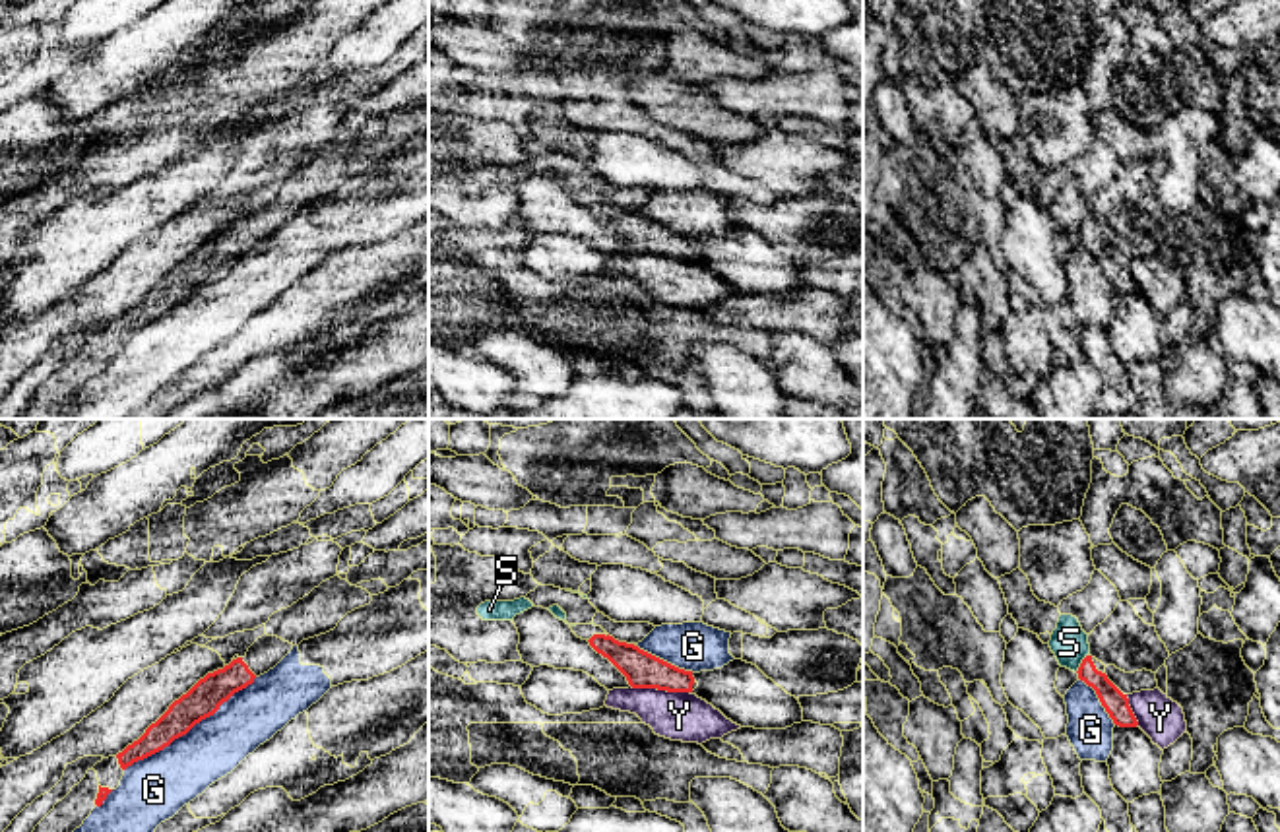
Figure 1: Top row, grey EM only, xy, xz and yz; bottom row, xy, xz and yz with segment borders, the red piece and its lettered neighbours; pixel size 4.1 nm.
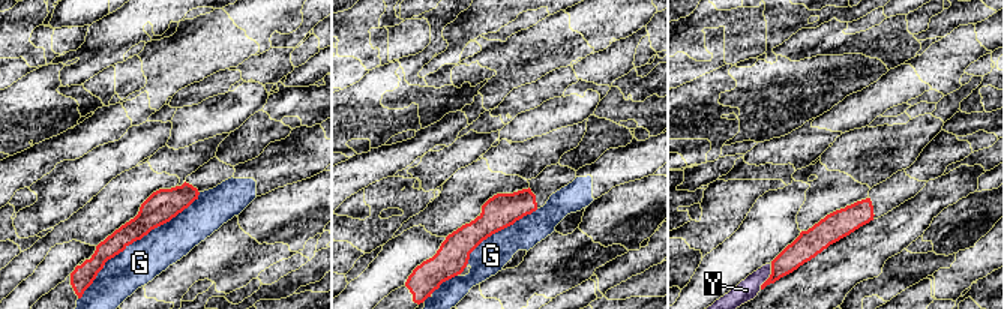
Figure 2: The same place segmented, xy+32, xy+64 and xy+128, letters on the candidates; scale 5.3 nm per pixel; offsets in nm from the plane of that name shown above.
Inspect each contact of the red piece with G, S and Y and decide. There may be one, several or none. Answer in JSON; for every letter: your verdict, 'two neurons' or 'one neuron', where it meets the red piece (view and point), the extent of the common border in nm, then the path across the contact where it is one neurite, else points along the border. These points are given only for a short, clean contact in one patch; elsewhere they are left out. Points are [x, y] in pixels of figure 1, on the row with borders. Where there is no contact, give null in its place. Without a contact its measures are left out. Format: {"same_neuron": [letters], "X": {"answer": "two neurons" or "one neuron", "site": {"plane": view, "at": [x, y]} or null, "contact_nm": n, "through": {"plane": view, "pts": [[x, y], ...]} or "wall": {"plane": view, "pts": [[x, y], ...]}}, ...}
{"same_neuron": [], "G": {"answer": "two neurons", "site": {"plane": "xy", "at": [191, 728]}, "contact_nm": 650}, "S": {"answer": "two neurons", "site": {"plane": "yz", "at": [1081, 664]}, "contact_nm": 90, "wall": {"plane": "yz", "pts": [[1087, 654], [1075, 672]]}}, "Y": {"answer": "two neurons", "site": {"plane": "xz", "at": [660, 689]}, "contact_nm": 260}}

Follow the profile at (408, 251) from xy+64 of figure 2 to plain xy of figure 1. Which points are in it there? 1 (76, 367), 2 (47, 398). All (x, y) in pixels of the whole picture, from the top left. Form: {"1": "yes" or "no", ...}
{"1": "no", "2": "no"}

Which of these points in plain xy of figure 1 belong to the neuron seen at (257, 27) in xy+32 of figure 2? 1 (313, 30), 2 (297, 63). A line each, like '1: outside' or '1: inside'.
1: inside
2: inside

